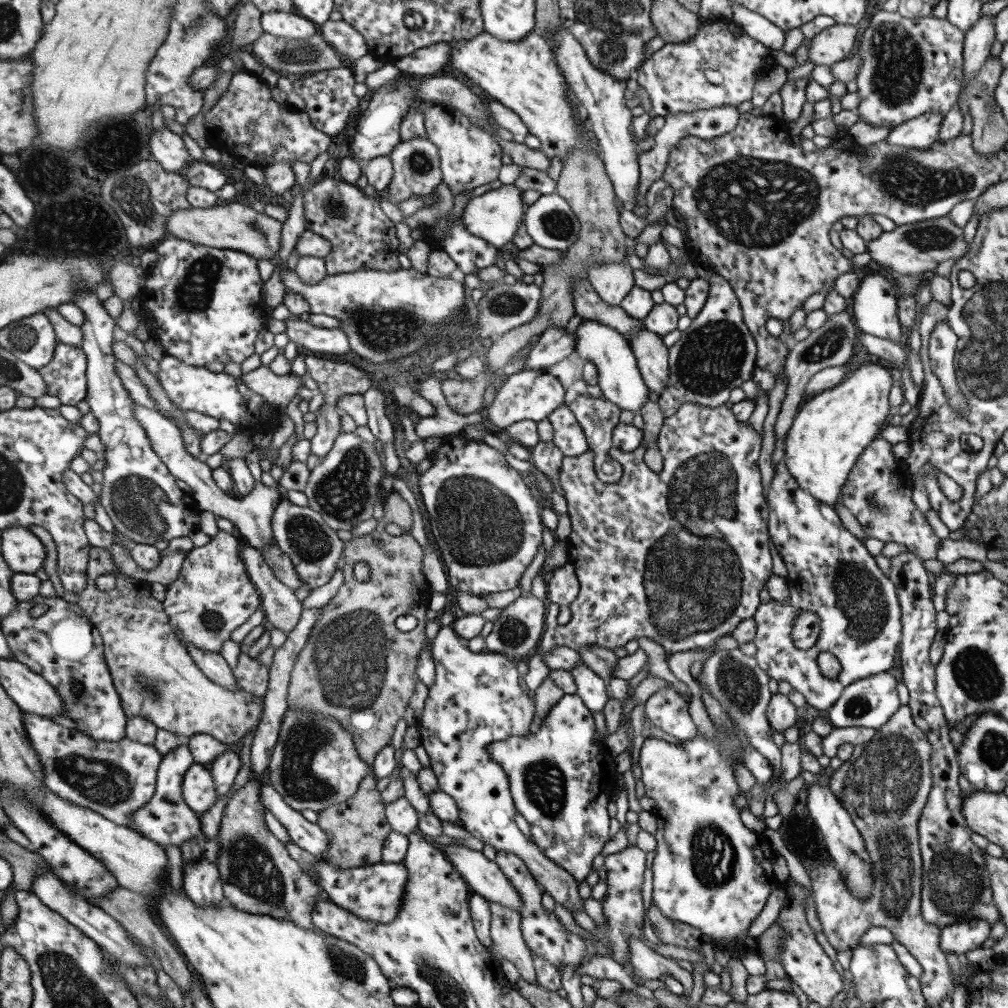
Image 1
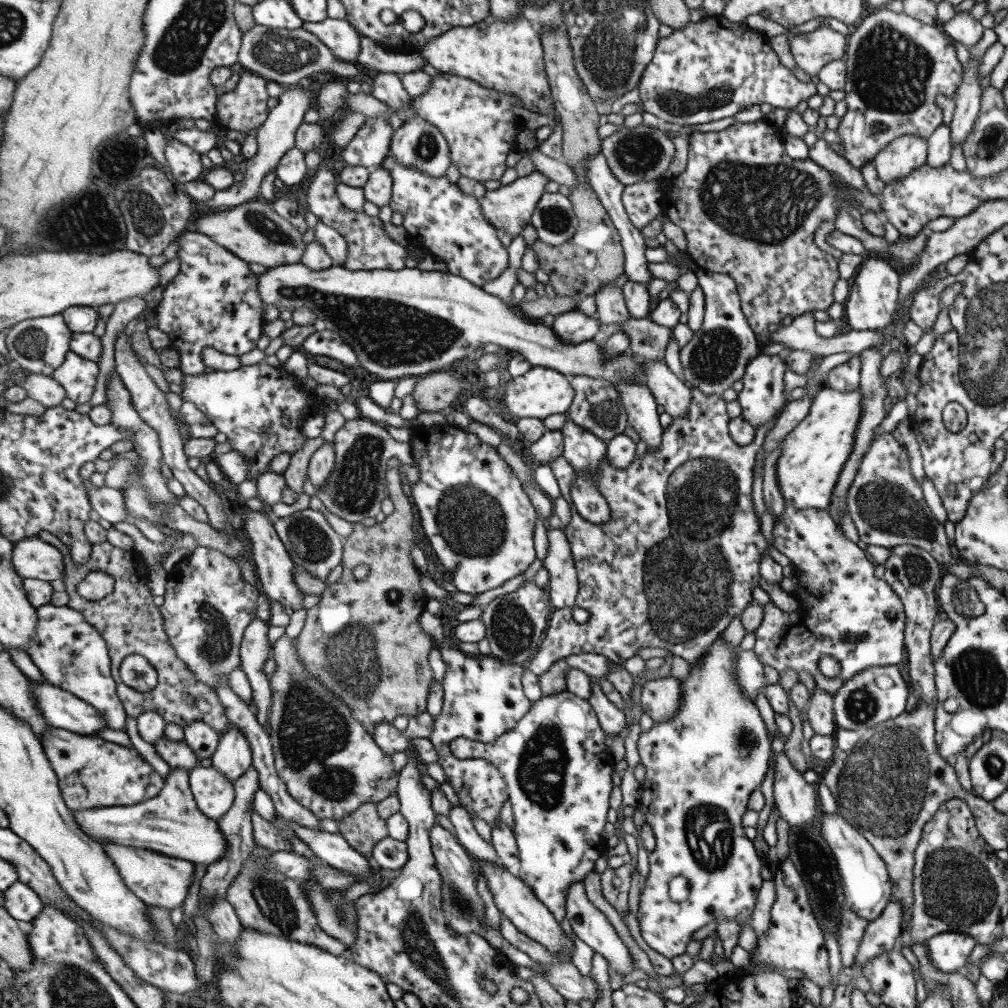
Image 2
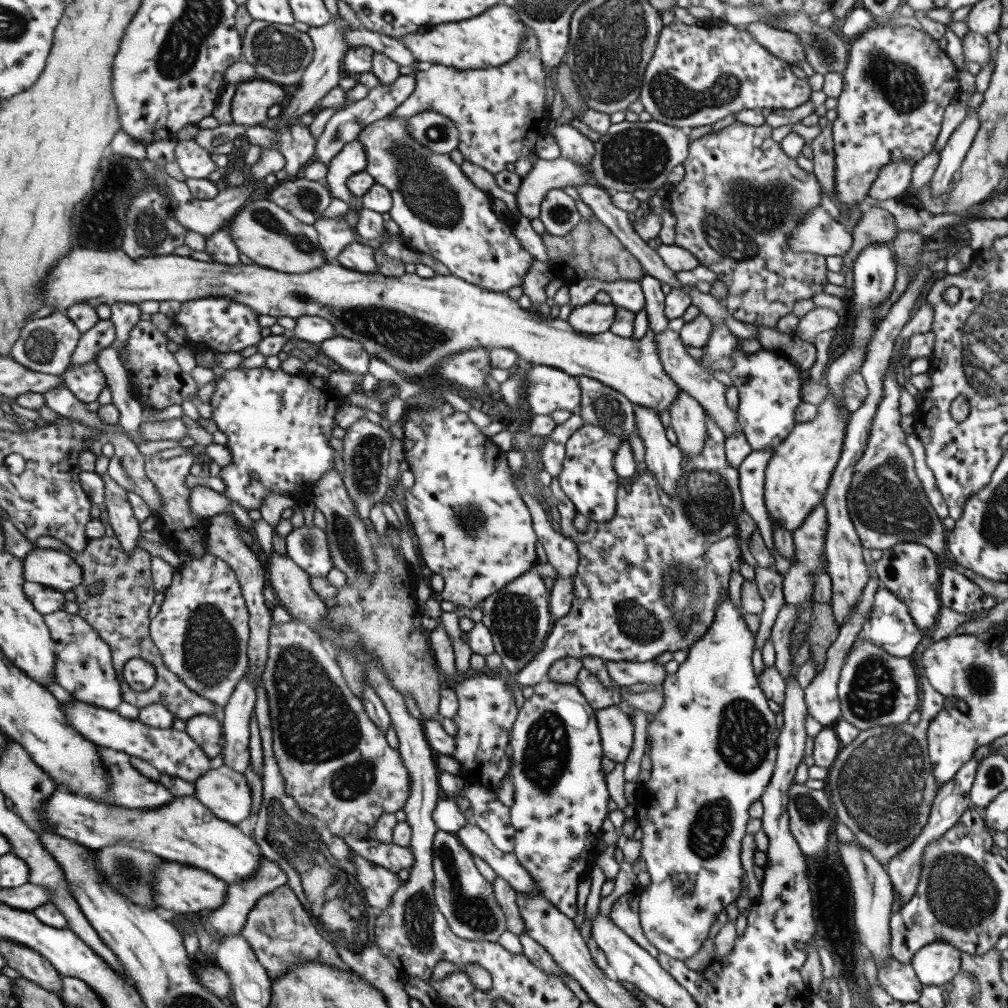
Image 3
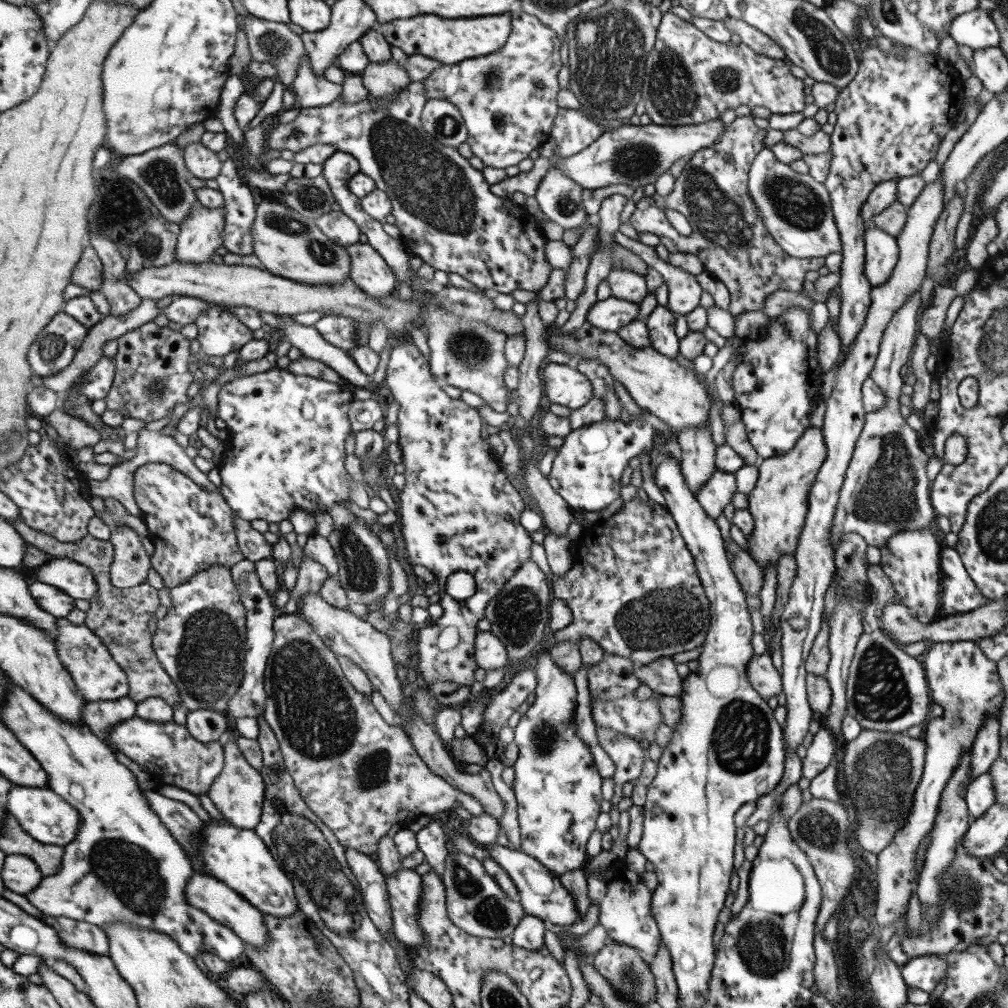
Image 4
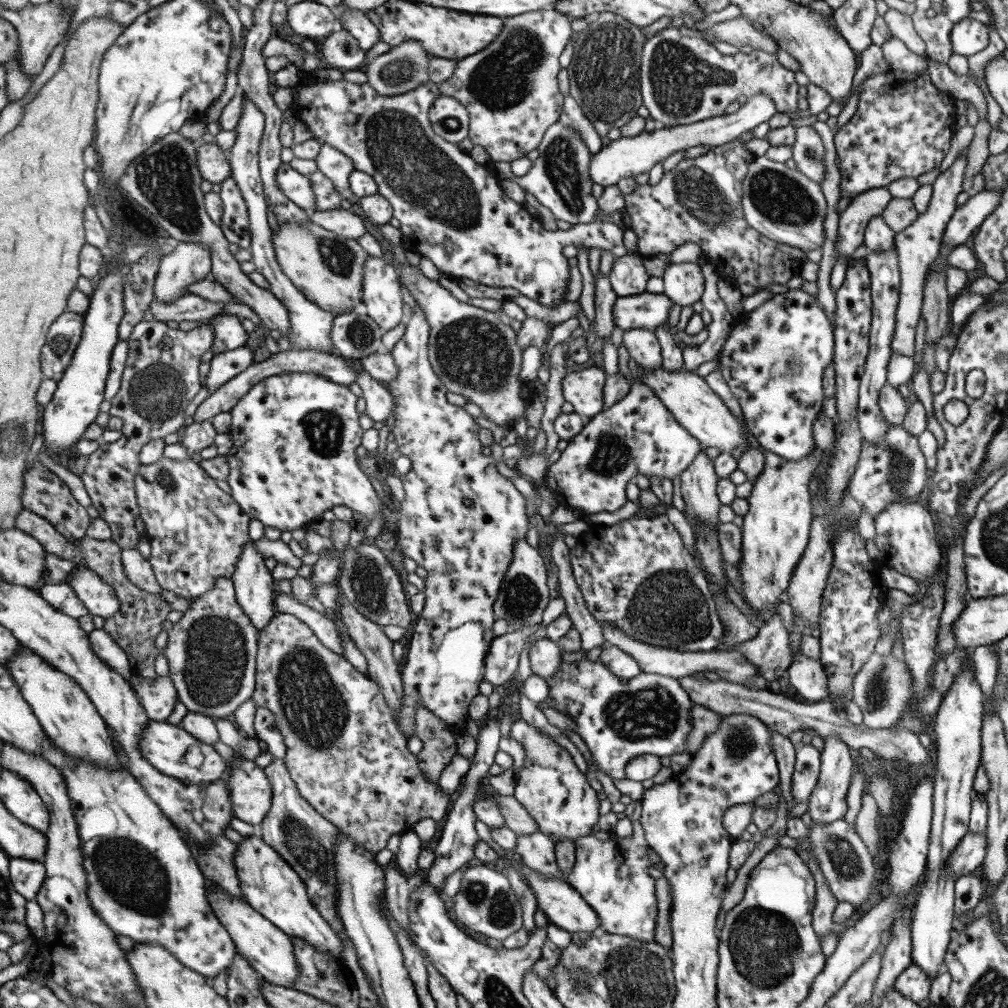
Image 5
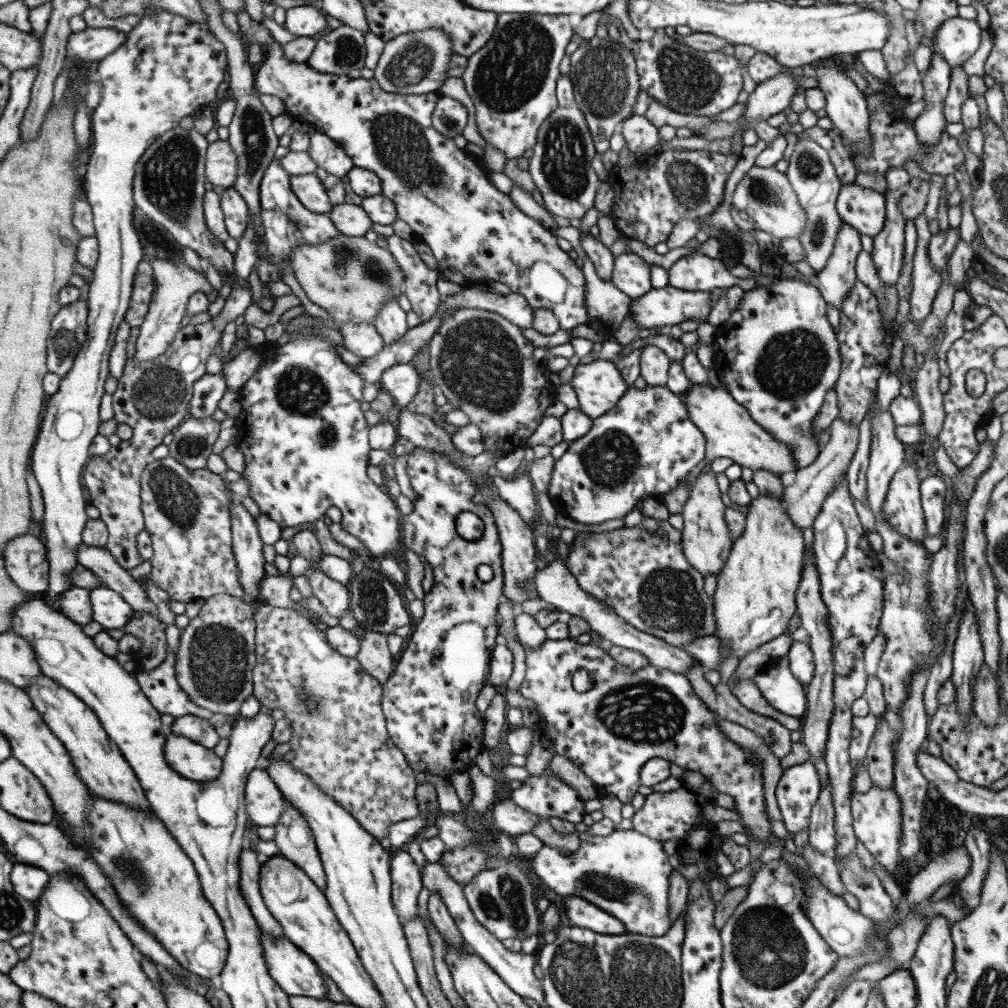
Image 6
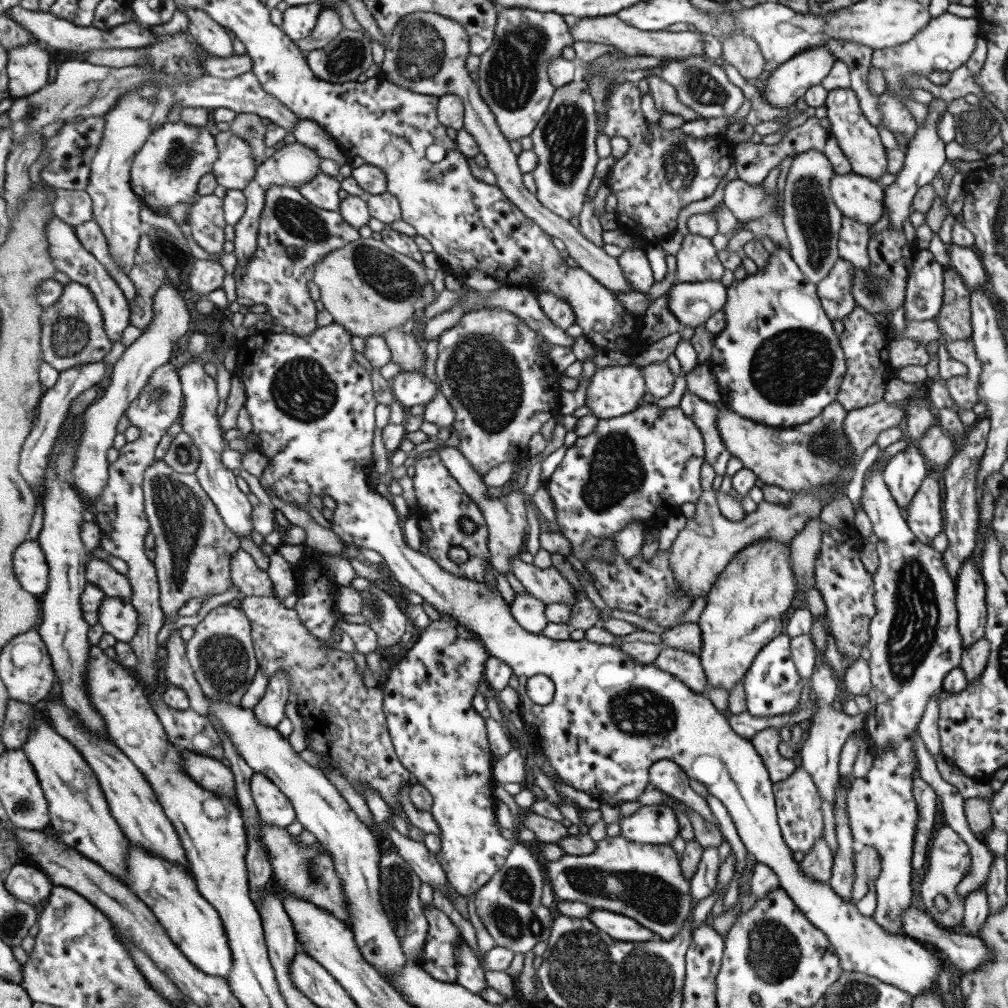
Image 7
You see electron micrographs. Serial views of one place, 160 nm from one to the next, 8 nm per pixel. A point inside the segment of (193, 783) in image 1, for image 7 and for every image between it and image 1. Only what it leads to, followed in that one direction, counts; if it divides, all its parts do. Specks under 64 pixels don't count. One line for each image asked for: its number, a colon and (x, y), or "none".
2: (215, 794)
3: (225, 791)
4: (239, 792)
5: (251, 791)
6: (265, 801)
7: (275, 807)

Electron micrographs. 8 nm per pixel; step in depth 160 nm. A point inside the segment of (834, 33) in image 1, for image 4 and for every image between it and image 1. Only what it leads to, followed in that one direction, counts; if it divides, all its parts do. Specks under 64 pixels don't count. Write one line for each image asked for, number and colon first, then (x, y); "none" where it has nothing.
2: (810, 51)
3: (785, 45)
4: (756, 40)

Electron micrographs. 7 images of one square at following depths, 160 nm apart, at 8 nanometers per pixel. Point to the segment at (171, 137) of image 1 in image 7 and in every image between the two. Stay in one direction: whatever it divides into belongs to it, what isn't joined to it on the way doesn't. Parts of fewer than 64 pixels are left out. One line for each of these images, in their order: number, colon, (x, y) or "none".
2: (185, 164)
3: (195, 161)
4: (203, 163)
5: (215, 166)
6: (222, 167)
7: (236, 167)

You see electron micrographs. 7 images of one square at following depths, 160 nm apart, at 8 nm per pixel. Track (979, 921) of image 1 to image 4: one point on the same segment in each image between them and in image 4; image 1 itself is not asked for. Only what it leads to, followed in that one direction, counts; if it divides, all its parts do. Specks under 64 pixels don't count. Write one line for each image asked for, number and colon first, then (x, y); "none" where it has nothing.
2: (948, 952)
3: (934, 964)
4: (923, 972)

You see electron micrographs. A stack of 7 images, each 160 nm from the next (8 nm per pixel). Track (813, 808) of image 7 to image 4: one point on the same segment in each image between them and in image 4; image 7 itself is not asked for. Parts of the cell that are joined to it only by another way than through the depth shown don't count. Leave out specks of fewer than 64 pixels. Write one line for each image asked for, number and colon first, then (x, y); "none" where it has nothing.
4: (818, 754)
5: (806, 758)
6: (797, 789)

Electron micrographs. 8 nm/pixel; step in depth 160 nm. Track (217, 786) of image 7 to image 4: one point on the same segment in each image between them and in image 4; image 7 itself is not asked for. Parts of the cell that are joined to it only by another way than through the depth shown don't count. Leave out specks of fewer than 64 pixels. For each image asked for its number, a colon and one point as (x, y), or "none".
4: (168, 750)
5: (169, 747)
6: (195, 761)

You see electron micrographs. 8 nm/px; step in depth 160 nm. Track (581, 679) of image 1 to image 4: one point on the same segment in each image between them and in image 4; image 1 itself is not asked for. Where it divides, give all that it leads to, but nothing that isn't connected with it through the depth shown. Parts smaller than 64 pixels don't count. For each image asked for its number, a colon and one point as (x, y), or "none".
2: (610, 719)
3: (614, 727)
4: (627, 757)

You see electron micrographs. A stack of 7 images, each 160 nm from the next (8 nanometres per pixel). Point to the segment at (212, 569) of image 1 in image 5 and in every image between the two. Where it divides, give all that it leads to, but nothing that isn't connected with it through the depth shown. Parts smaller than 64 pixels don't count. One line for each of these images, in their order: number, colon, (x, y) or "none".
2: (208, 606)
3: (203, 628)
4: (202, 641)
5: (212, 653)

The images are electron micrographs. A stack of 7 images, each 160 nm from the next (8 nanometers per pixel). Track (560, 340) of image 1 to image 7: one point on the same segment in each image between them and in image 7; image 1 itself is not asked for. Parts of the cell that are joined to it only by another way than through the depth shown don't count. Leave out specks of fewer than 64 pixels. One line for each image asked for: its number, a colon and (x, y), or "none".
2: (572, 326)
3: (592, 318)
4: (610, 314)
5: (646, 310)
6: (667, 305)
7: (691, 303)

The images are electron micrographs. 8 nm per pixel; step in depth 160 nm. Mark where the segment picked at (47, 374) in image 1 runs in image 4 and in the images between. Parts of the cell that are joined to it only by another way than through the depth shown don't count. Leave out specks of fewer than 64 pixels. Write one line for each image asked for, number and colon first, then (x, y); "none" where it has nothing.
2: (78, 375)
3: (86, 382)
4: (98, 382)

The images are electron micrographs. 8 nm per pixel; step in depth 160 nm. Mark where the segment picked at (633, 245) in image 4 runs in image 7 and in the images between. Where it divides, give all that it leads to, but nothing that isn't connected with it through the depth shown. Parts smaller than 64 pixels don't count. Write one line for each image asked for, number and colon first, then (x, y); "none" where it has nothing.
5: (682, 283)
6: (694, 271)
7: (696, 260)

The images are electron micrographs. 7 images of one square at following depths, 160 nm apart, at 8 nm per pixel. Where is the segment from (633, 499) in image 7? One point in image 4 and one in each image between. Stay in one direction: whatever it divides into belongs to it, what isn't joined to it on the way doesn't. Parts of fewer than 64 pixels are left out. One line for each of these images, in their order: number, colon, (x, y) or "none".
4: (586, 470)
5: (636, 435)
6: (644, 447)

